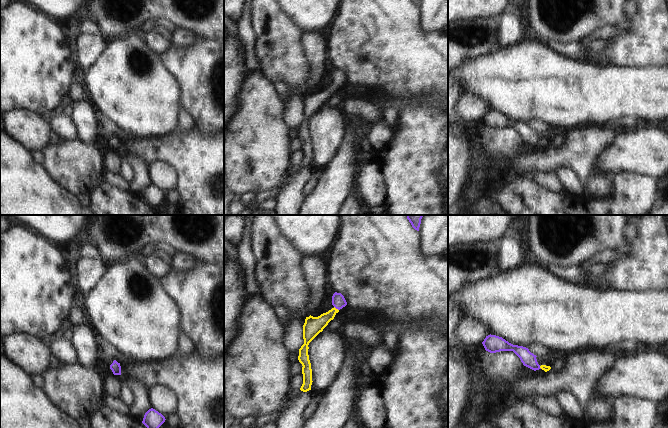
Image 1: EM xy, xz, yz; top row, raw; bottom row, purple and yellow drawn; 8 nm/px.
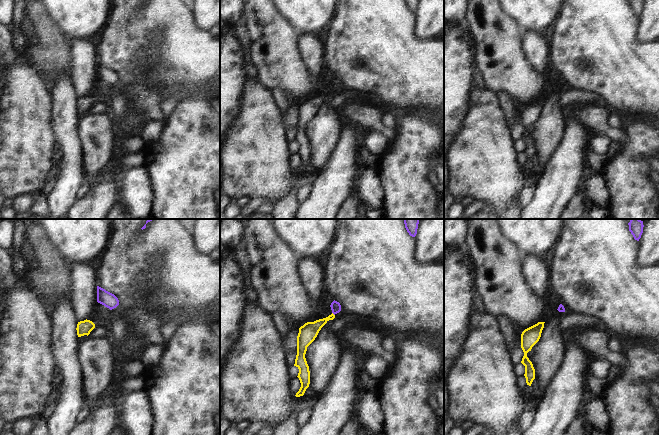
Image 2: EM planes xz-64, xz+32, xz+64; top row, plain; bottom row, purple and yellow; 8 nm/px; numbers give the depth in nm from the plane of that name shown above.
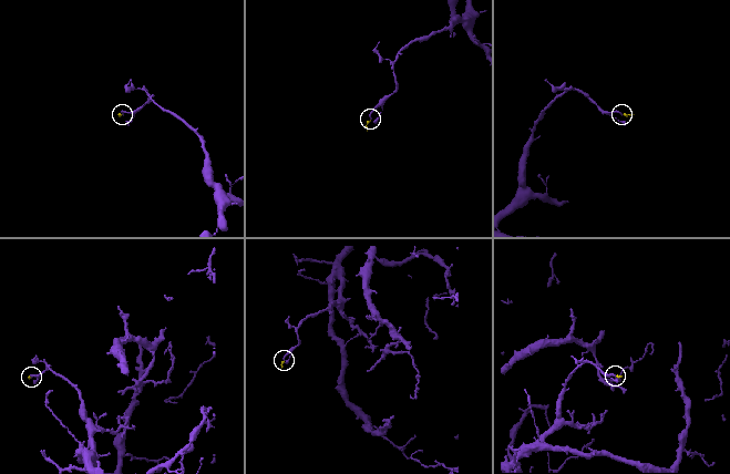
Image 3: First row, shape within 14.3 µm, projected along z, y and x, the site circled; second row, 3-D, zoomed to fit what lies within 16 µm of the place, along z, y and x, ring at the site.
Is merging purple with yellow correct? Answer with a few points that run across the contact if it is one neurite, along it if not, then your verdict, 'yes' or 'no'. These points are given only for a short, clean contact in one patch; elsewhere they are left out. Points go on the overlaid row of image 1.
xz (338, 301), (336, 308), (322, 321), (313, 326) | yes

